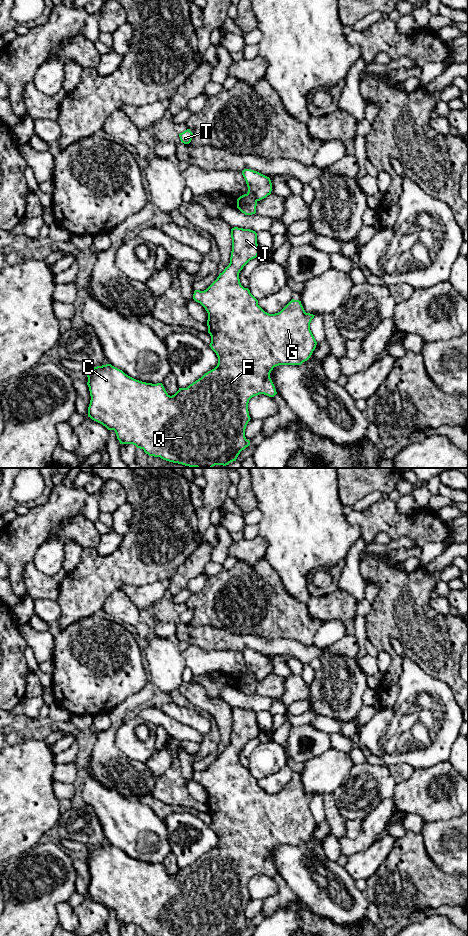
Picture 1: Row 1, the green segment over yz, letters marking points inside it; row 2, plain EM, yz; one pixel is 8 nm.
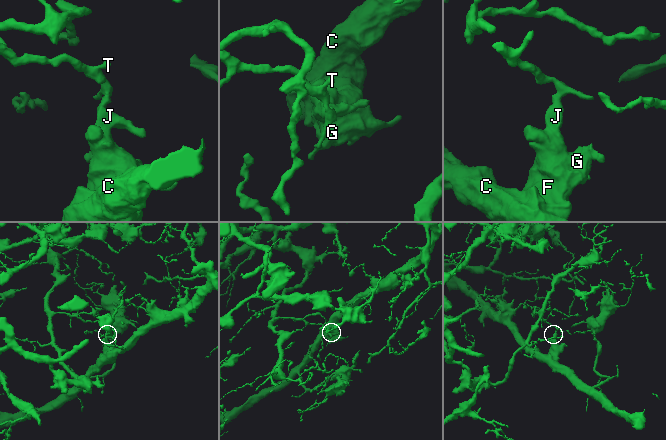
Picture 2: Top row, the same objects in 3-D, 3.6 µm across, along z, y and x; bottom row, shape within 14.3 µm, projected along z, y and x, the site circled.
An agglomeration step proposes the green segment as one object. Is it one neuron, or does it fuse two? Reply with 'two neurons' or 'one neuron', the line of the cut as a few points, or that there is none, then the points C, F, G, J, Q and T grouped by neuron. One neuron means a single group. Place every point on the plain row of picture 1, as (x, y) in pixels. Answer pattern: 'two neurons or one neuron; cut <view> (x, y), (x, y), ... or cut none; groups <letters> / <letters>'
two neurons; cut yz (247, 672), (257, 680); groups C F G J Q / T

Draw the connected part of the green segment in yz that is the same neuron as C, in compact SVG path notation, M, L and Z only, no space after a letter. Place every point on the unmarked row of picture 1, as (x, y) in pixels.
M231 709L232 731L229 745L204 771L195 770L193 779L208 793L208 813L211 829L218 837L217 846L205 853L187 868L170 876L162 863L152 864L136 860L122 850L106 844L90 848L87 865L90 871L88 897L114 910L120 924L133 924L149 936L238 936L250 925L245 909L250 901L249 880L259 874L274 877L277 872L270 858L274 847L279 845L301 845L307 841L316 828L317 822L310 810L315 795L306 793L301 781L292 779L280 792L269 794L259 785L258 780L244 768L239 759L243 747L260 733L257 713L250 709Z

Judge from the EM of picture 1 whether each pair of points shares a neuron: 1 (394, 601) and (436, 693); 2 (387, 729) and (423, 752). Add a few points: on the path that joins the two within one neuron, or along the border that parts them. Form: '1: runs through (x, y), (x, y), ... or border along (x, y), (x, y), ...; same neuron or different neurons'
1: border along (410, 658), (429, 675), (442, 680), (448, 685); different neurons
2: runs through (396, 738), (406, 748), (410, 748), (414, 752); same neuron

